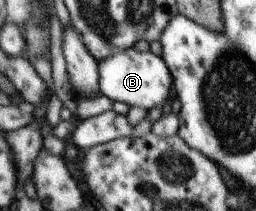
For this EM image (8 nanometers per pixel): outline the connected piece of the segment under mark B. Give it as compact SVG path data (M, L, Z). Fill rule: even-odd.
M132 47L97 63L97 70L101 95L112 102L120 102L144 111L162 106L173 82L171 72L161 56L154 56L149 51L137 52Z

